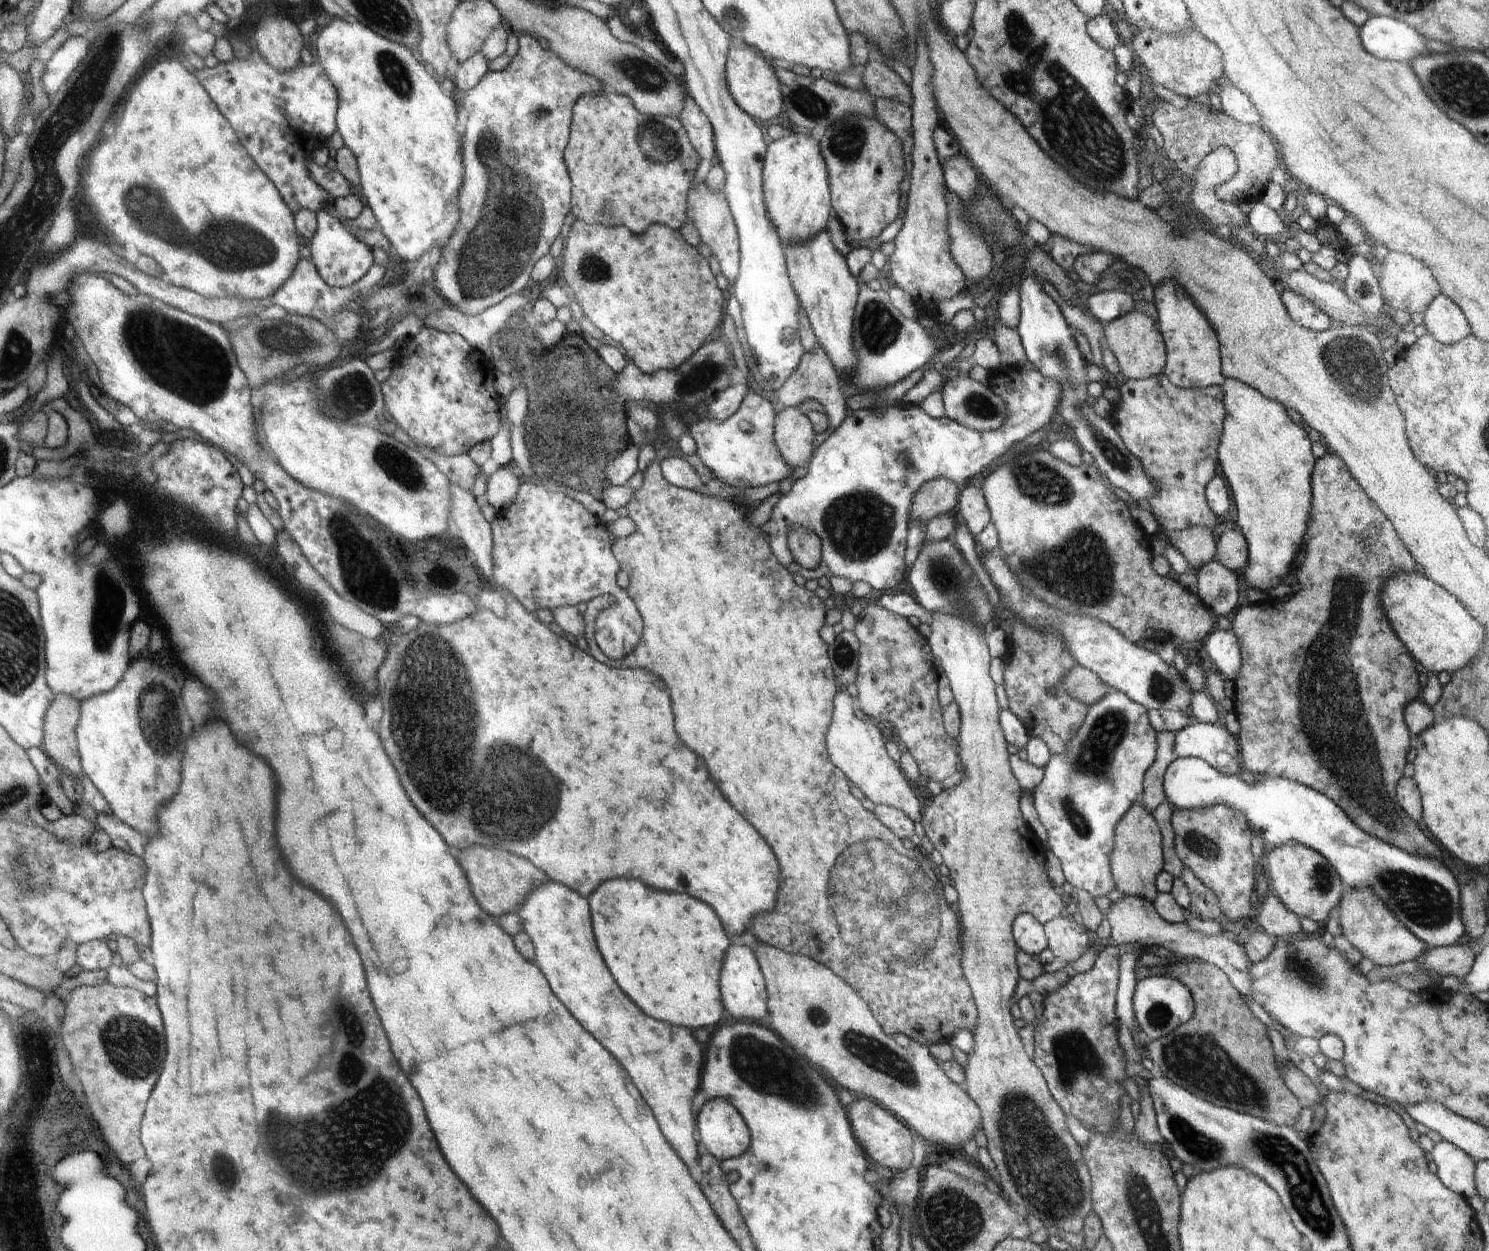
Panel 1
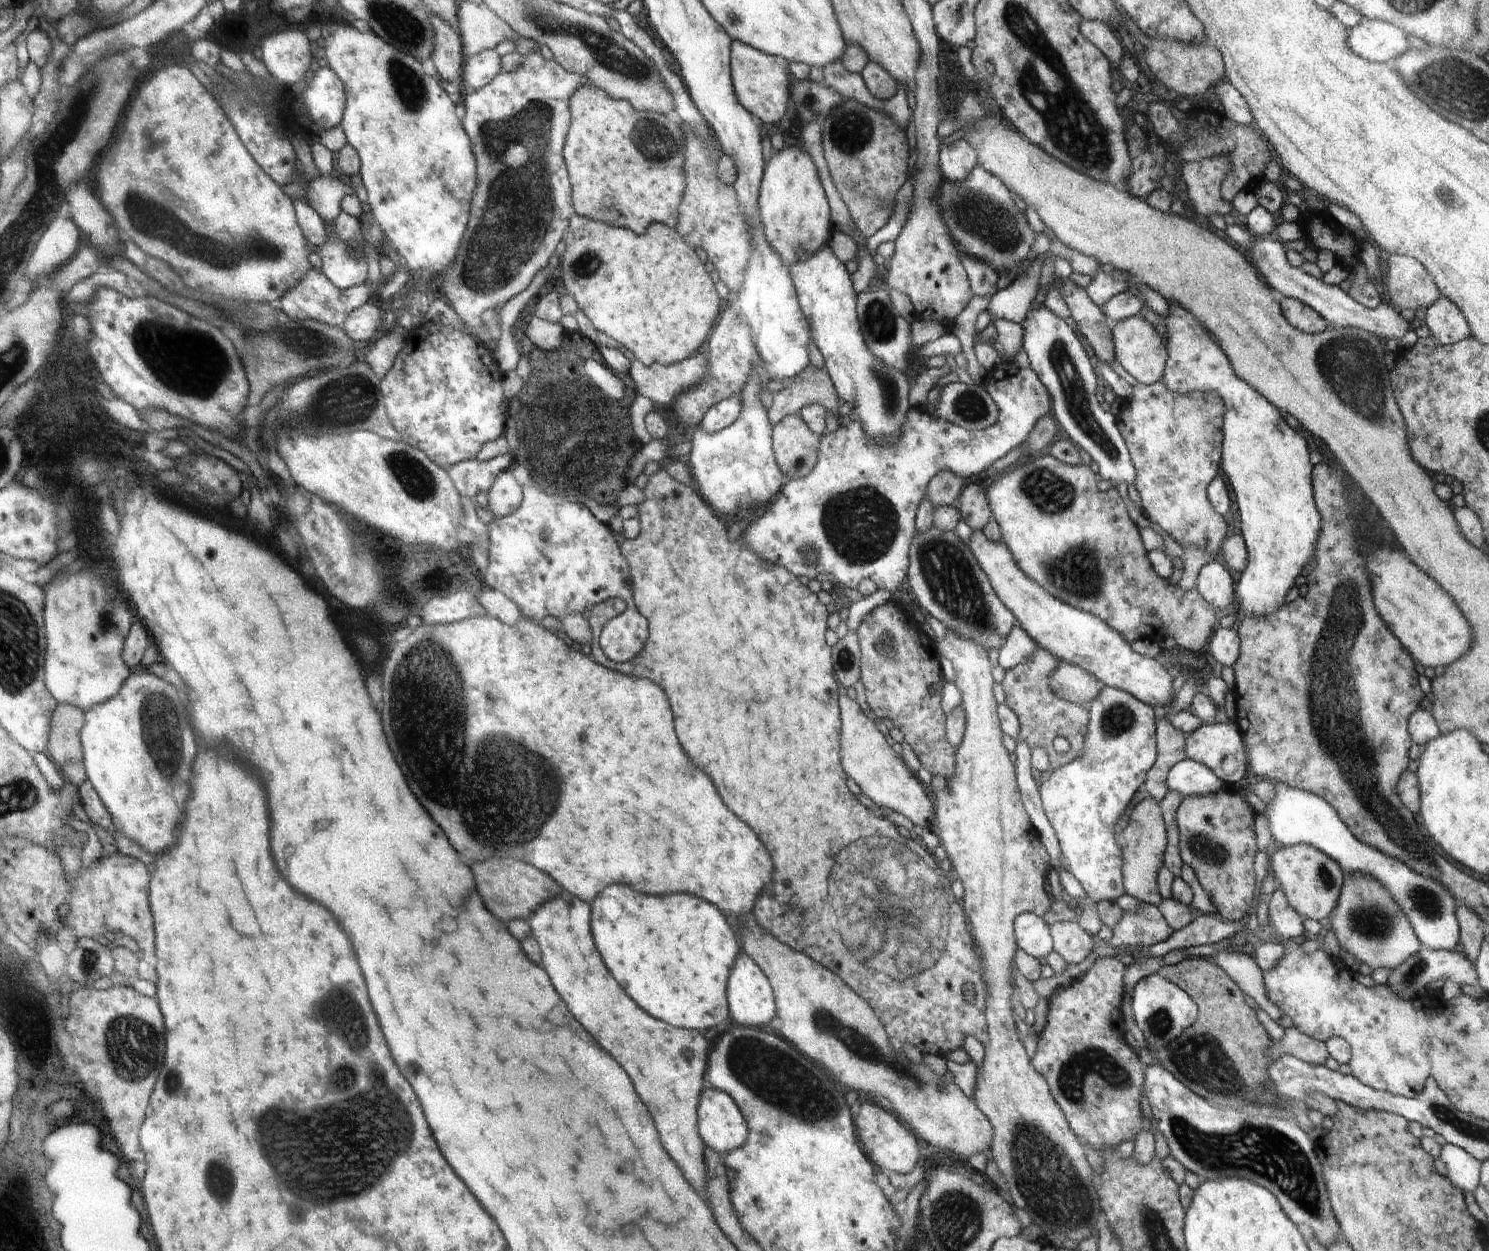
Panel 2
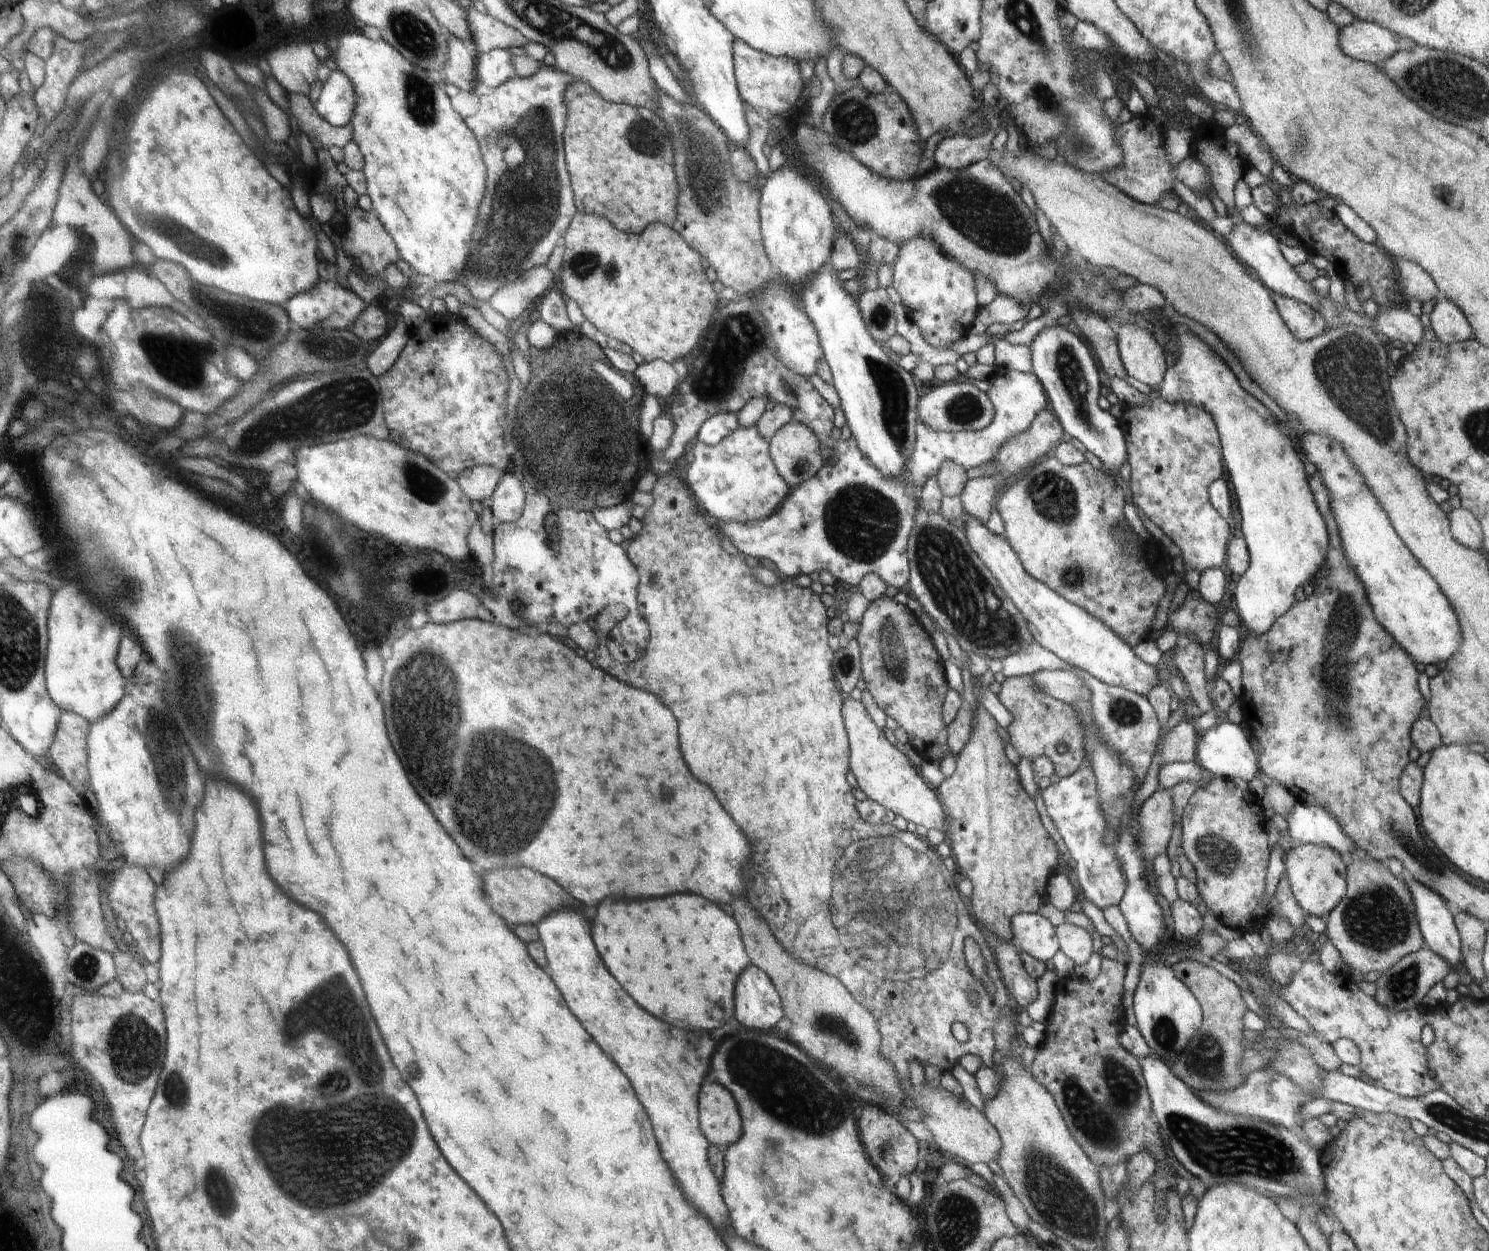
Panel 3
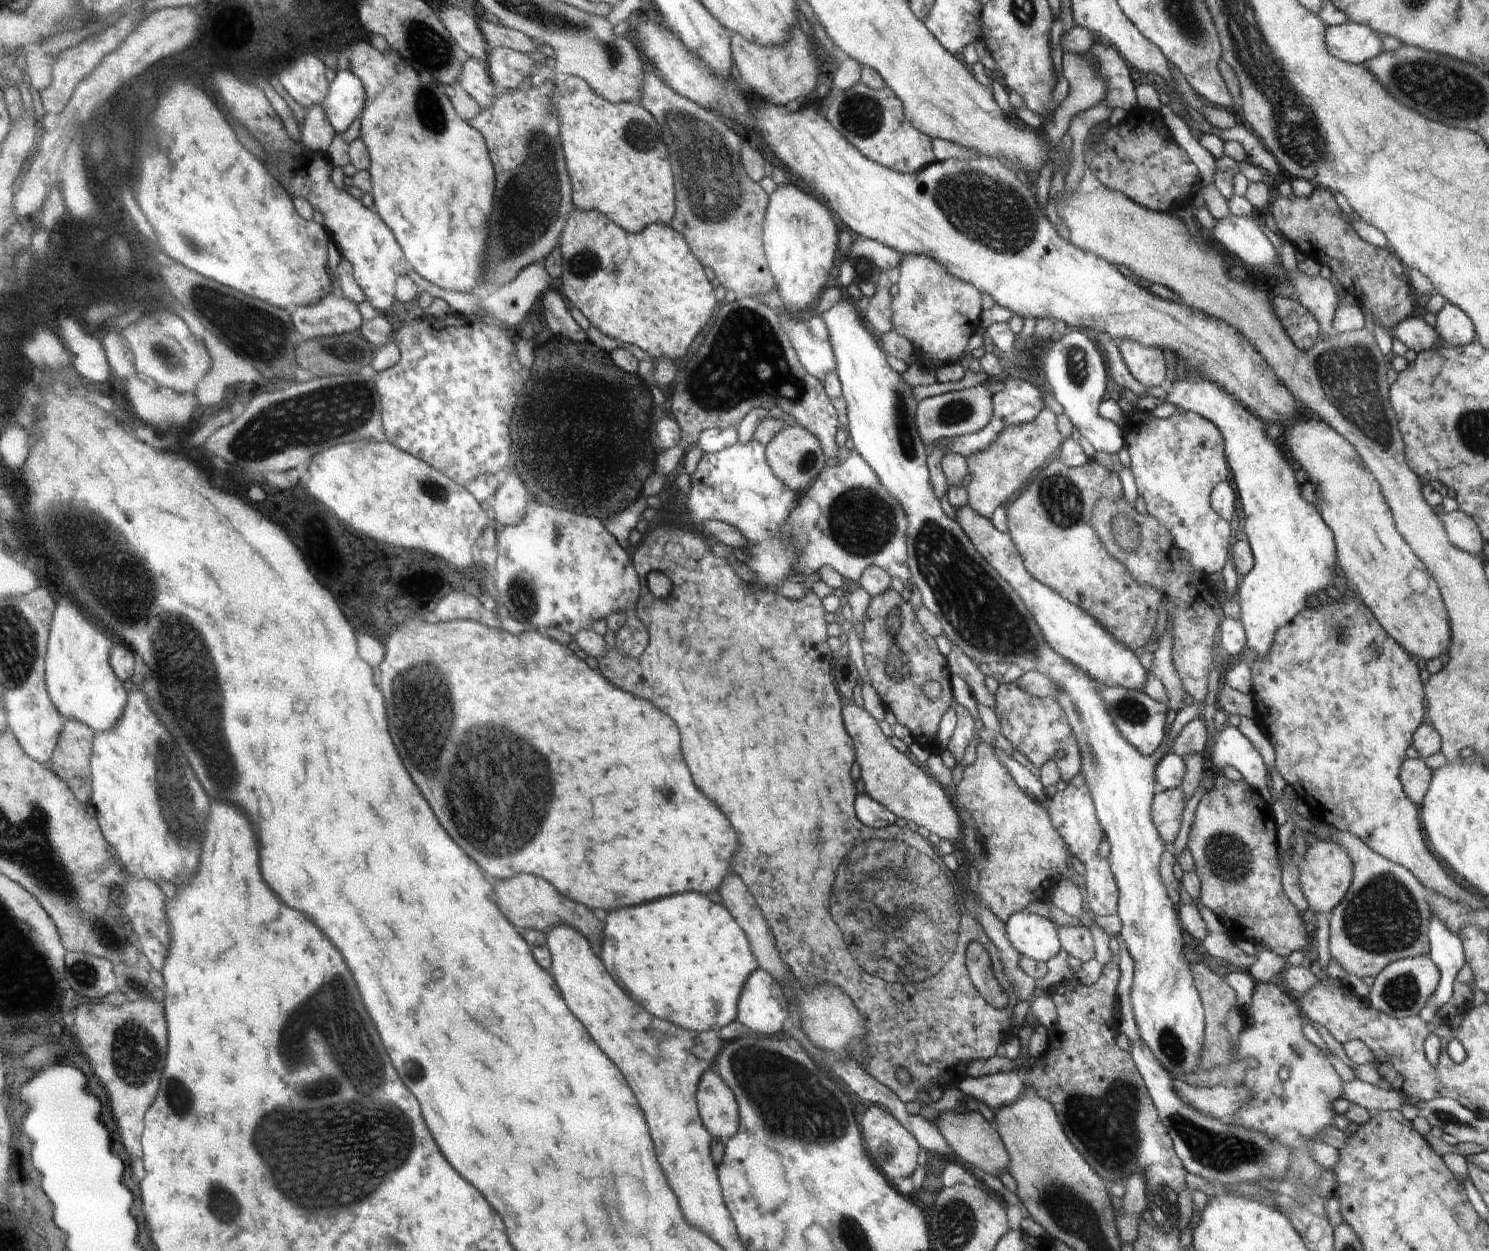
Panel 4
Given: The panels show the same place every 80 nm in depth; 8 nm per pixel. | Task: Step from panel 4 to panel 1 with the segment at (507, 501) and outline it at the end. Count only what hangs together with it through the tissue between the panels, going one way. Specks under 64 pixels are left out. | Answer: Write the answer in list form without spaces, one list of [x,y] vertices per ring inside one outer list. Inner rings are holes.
[[[509,466],[500,467],[488,476],[486,496],[488,502],[498,513],[502,513],[516,498],[521,479],[518,478]]]

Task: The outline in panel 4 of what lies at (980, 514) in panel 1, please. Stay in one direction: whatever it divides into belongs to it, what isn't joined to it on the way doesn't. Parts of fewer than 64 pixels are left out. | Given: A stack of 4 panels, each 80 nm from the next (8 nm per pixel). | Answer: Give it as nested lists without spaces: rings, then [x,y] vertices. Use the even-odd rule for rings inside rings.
[[[1043,407],[1038,416],[1032,422],[1005,426],[998,434],[997,440],[980,452],[974,452],[967,458],[967,467],[972,479],[966,487],[970,505],[978,514],[986,518],[992,518],[998,506],[1006,506],[1016,499],[1024,484],[1028,482],[1030,474],[1056,453],[1064,437],[1058,431],[1056,415],[1046,407]]]

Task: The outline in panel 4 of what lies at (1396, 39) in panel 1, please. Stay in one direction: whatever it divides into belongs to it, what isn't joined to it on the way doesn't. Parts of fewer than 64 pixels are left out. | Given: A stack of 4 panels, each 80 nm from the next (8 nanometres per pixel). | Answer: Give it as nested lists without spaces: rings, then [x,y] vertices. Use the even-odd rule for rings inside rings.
[[[1350,20],[1326,28],[1326,50],[1338,60],[1354,64],[1364,64],[1384,51],[1377,33]]]

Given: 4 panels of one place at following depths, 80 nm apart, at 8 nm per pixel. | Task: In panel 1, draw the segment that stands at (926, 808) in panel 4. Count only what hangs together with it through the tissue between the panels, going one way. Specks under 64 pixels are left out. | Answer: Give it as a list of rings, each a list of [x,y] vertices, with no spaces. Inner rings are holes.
[[[845,690],[838,691],[838,698],[834,700],[834,726],[830,726],[830,734],[826,734],[826,744],[830,746],[830,758],[838,762],[838,768],[844,770],[844,774],[849,777],[866,798],[874,804],[885,804],[894,806],[905,812],[913,822],[920,822],[920,812],[922,812],[922,802],[916,794],[916,790],[910,786],[908,778],[902,774],[898,761],[892,760],[886,754],[886,746],[882,740],[880,730],[875,724],[870,724],[868,720],[858,718],[852,712],[854,700]]]

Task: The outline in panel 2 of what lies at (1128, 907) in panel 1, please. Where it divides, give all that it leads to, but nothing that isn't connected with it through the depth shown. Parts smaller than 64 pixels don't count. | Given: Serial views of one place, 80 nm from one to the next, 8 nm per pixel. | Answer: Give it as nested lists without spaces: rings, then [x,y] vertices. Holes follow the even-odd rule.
[[[1141,903],[1137,913],[1124,913],[1113,936],[1106,944],[1118,948],[1120,945],[1152,946],[1168,939],[1173,933],[1157,906]],[[1219,951],[1210,959],[1232,978],[1244,994],[1254,998],[1257,1006],[1267,1012],[1279,1027],[1287,1029],[1295,1026],[1290,1016],[1269,999],[1263,979],[1264,971],[1250,955],[1242,951]]]

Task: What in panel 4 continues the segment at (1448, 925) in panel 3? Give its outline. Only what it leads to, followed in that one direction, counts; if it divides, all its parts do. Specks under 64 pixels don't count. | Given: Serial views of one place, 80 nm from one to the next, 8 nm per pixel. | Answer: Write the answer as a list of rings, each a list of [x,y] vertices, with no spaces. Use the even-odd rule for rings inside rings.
[[[1434,914],[1431,917],[1428,938],[1430,945],[1429,957],[1438,966],[1440,976],[1438,988],[1419,1012],[1420,1018],[1425,1024],[1434,1020],[1434,1016],[1436,1016],[1441,1006],[1452,1001],[1456,974],[1467,963],[1461,937],[1451,931]]]

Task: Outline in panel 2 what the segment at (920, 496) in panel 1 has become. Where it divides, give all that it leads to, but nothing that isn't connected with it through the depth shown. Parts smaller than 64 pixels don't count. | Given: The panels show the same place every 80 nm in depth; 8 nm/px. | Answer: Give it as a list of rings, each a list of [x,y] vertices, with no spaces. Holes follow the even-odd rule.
[[[942,470],[938,473],[926,490],[926,496],[937,506],[956,504],[964,486],[964,477],[952,472]]]

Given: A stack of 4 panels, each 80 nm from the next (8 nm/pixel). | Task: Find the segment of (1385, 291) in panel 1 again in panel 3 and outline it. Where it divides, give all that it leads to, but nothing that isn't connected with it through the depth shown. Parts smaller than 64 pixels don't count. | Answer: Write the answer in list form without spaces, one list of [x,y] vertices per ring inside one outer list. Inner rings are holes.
[[[1396,258],[1394,262],[1397,285],[1402,288],[1406,301],[1415,297],[1424,303],[1426,300],[1439,297],[1435,282],[1420,266],[1402,259],[1396,260]]]

